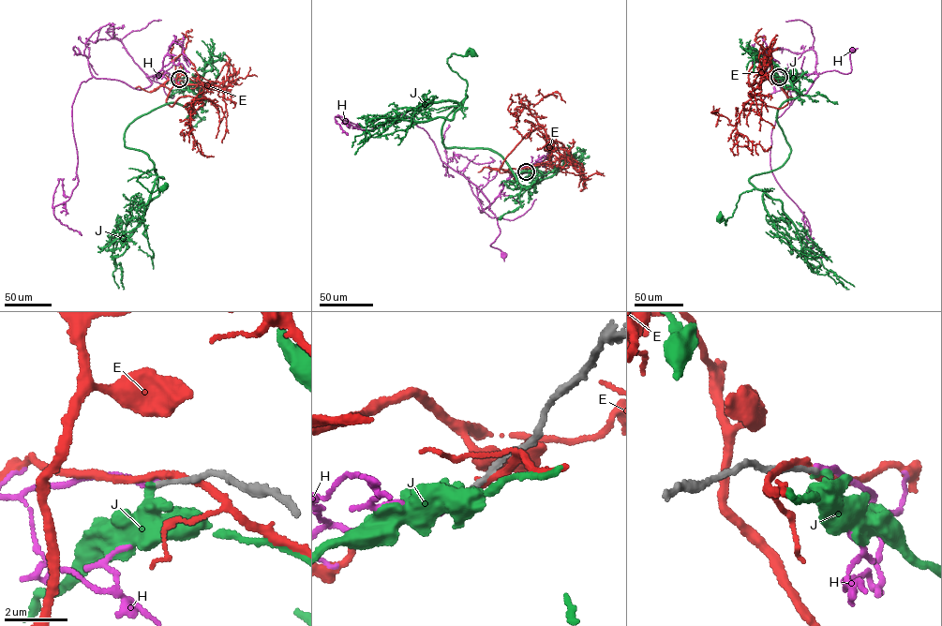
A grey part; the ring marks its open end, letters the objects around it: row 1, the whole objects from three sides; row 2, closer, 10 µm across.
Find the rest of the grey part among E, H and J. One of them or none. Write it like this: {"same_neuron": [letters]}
{"same_neuron": []}

